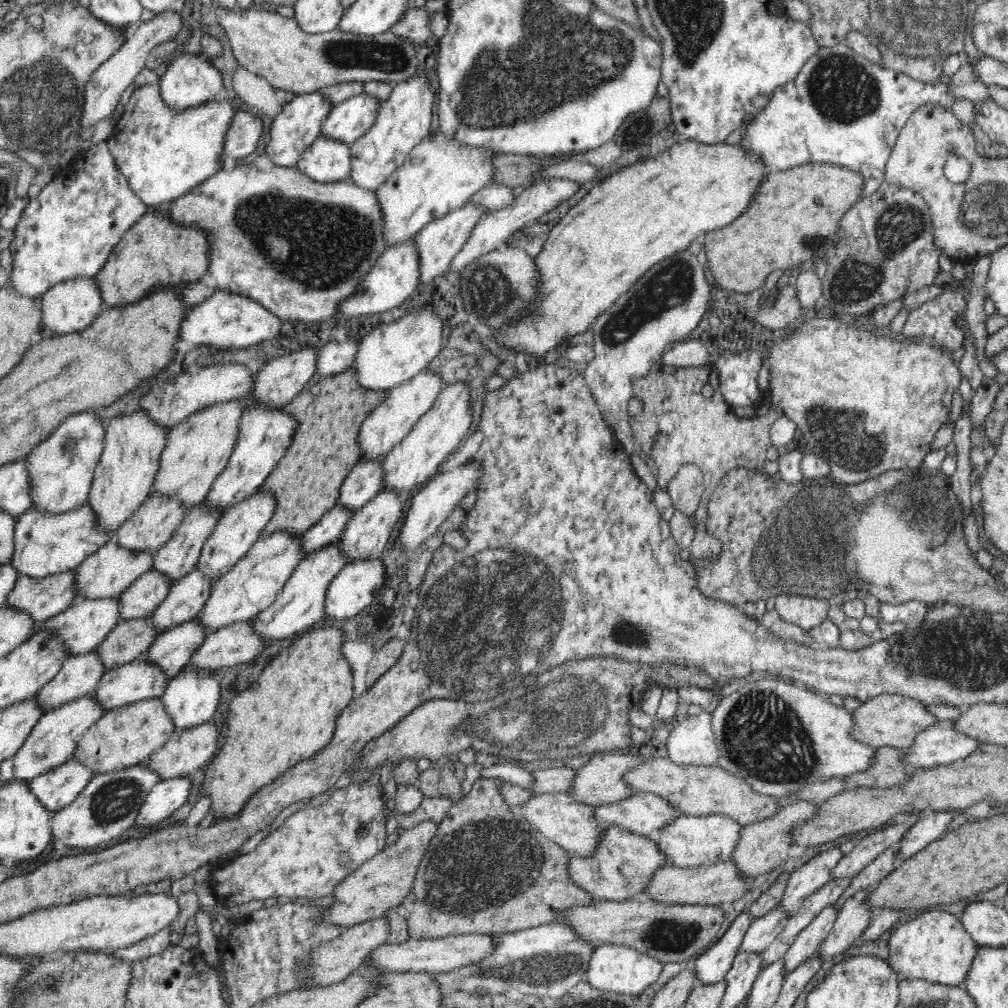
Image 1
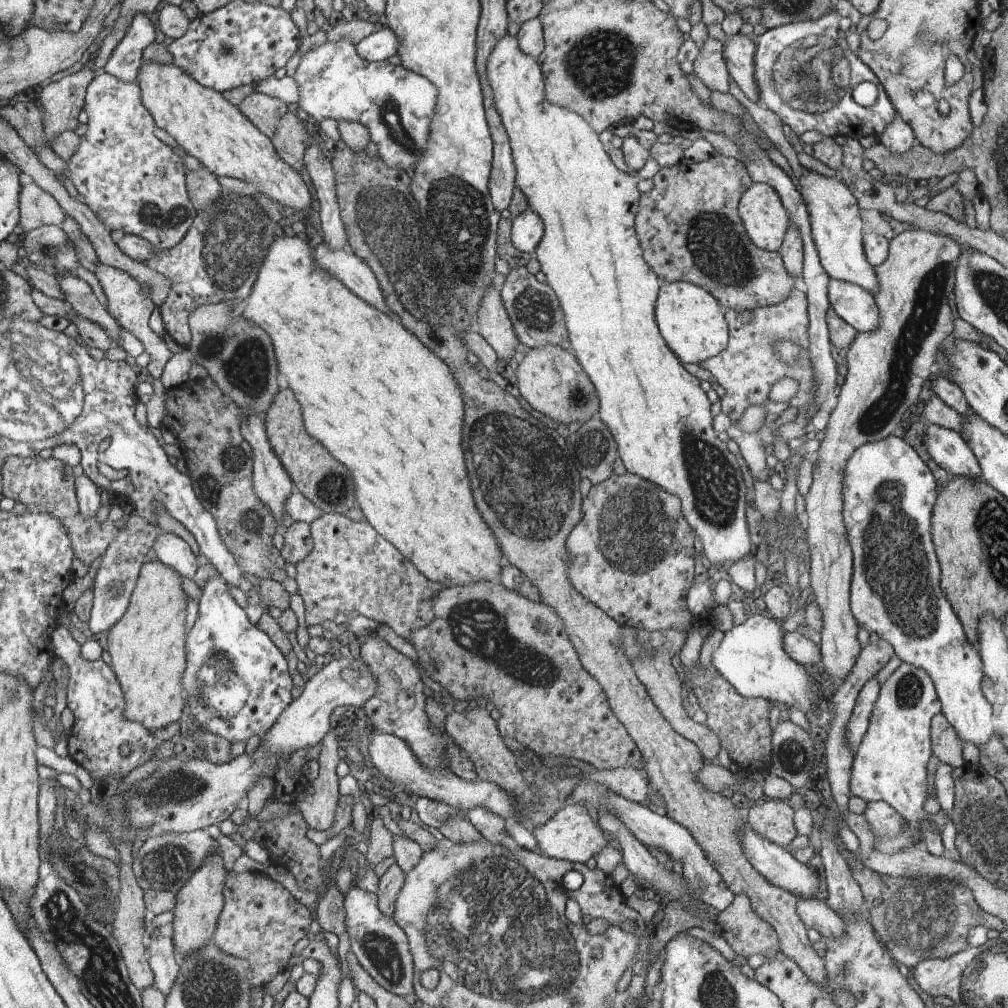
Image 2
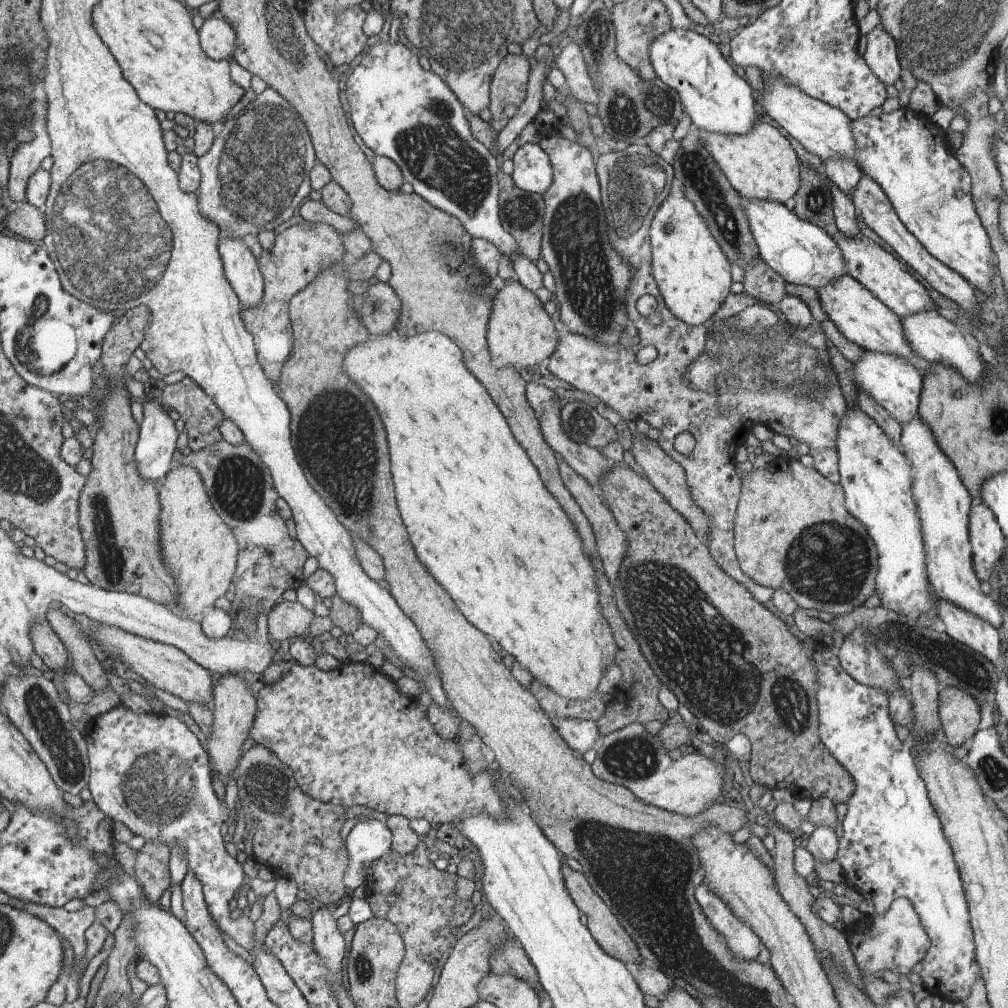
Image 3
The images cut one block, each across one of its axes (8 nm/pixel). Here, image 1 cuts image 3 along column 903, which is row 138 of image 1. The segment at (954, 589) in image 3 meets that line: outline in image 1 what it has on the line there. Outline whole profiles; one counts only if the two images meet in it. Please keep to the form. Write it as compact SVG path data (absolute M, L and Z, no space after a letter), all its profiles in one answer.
M438 130L418 144L402 166L398 166L388 180L375 190L384 215L383 237L386 246L402 244L413 238L430 222L443 218L448 212L461 208L483 186L493 182L491 159L498 153L488 149L466 147Z

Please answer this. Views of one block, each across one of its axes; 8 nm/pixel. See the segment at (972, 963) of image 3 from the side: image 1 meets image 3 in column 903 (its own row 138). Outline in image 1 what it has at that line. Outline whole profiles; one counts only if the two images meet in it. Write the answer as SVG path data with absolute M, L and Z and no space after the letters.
M840 42L831 47L819 46L817 51L804 63L804 66L800 69L800 73L796 78L792 79L791 82L787 84L778 86L769 97L768 104L766 104L760 112L748 118L748 120L752 120L752 122L746 126L746 136L744 136L742 142L740 142L740 147L742 147L743 151L758 157L759 160L764 162L763 166L766 166L768 171L785 171L795 166L803 165L804 163L829 163L843 166L848 170L860 173L864 177L864 186L861 192L863 197L874 194L885 181L885 168L888 159L890 159L892 155L894 146L900 136L900 131L904 128L904 125L906 125L906 122L908 122L912 114L923 105L938 105L946 111L951 111L956 100L956 97L952 97L952 95L948 93L948 86L946 86L946 84L935 84L934 82L923 83L922 81L909 78L907 75L896 73L895 70L886 68L880 63L870 62L868 59L860 56L845 42Z

